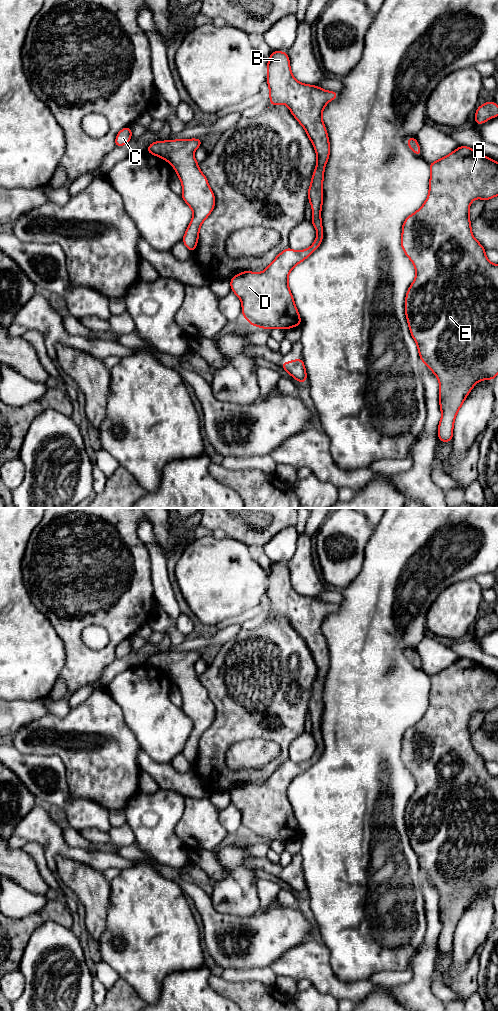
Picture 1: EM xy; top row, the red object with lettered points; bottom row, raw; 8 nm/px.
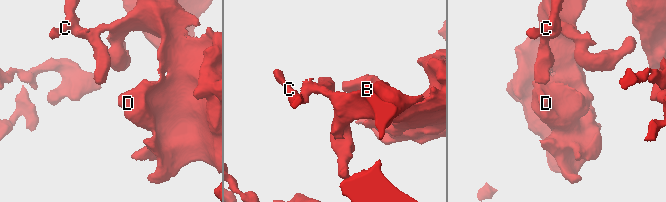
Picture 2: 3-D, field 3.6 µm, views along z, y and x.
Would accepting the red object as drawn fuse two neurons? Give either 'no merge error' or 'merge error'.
no merge error

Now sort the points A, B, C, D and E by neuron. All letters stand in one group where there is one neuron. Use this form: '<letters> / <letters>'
A B C D E

